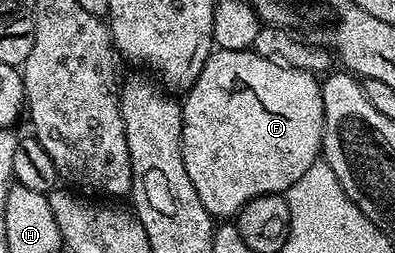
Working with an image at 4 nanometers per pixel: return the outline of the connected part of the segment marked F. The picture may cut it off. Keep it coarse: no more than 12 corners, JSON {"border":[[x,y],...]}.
{"border":[[218,49],[181,105],[215,220],[319,162],[315,72]]}

